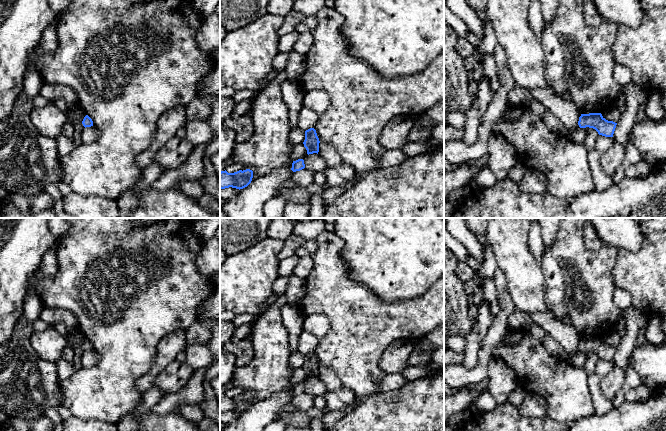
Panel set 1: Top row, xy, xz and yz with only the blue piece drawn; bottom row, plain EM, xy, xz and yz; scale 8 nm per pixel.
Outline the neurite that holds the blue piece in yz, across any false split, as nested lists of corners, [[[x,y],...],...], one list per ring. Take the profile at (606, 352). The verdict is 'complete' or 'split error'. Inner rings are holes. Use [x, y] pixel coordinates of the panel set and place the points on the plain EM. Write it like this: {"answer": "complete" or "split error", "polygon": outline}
{"answer": "complete", "polygon": [[[601,337],[581,338],[578,349],[580,352],[593,352],[599,359],[613,361],[617,347],[606,344]]]}

